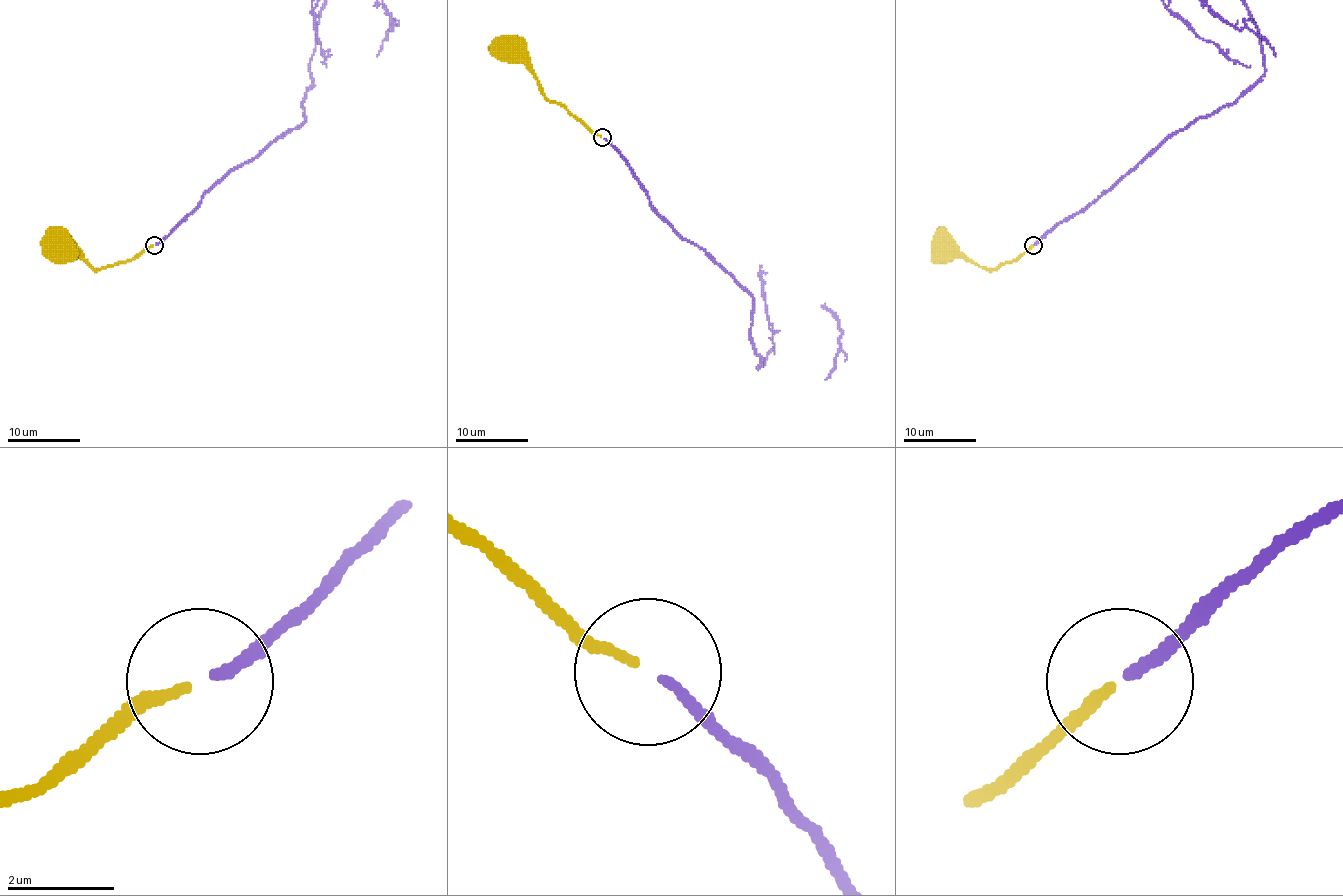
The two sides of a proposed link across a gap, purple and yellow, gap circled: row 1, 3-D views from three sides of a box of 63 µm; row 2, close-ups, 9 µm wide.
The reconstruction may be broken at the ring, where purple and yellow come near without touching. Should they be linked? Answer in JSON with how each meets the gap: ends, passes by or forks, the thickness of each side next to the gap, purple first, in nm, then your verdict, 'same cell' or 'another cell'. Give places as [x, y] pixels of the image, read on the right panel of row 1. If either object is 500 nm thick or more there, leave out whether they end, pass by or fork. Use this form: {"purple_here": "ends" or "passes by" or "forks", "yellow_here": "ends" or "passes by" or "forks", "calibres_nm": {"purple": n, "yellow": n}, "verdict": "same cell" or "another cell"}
{"purple_here": "ends", "yellow_here": "ends", "calibres_nm": {"purple": 190, "yellow": 180}, "verdict": "same cell"}

